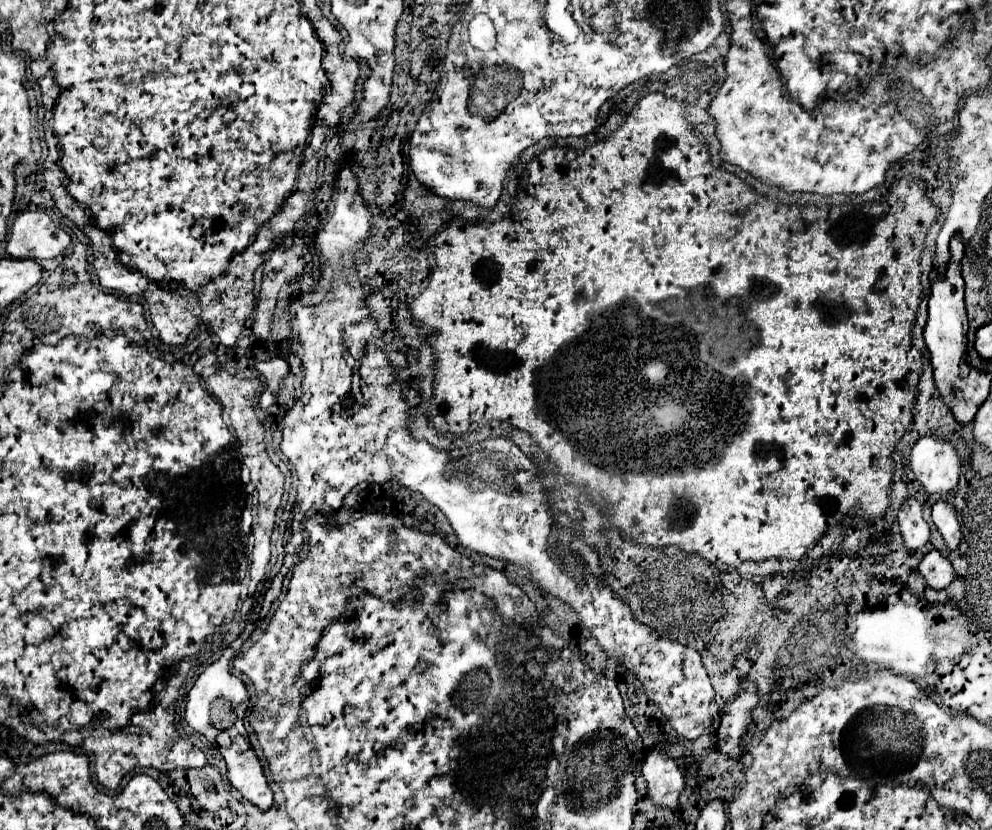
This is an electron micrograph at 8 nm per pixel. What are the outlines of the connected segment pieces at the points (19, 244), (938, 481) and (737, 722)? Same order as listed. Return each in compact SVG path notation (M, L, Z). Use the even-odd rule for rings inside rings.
M44 212L18 214L8 234L6 252L14 258L56 258L70 246L70 236Z
M938 434L922 436L910 454L916 480L926 494L948 494L960 476L960 456L950 440Z
M752 678L740 682L736 700L724 708L722 724L718 728L718 750L728 756L740 756L740 738L752 722L752 710L758 704L758 688Z

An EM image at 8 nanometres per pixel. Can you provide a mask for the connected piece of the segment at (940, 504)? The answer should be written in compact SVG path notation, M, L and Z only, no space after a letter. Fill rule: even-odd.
M938 500L932 506L932 520L934 520L936 528L940 530L940 534L944 536L948 548L954 550L960 544L960 538L962 538L960 524L956 520L956 508L946 500Z

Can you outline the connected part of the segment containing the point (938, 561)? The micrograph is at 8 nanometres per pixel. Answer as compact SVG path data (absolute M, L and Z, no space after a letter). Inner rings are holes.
M932 550L928 552L920 566L918 566L920 574L926 578L926 582L936 588L936 590L942 590L946 588L952 580L954 580L954 568L950 564L950 560L946 556L942 556L938 550Z

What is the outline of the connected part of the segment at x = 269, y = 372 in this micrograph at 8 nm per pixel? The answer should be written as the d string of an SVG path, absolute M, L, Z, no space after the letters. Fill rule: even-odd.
M272 358L268 362L258 362L256 370L260 372L260 376L266 380L266 388L272 394L278 394L282 388L282 380L288 376L290 372L290 364L282 358Z

